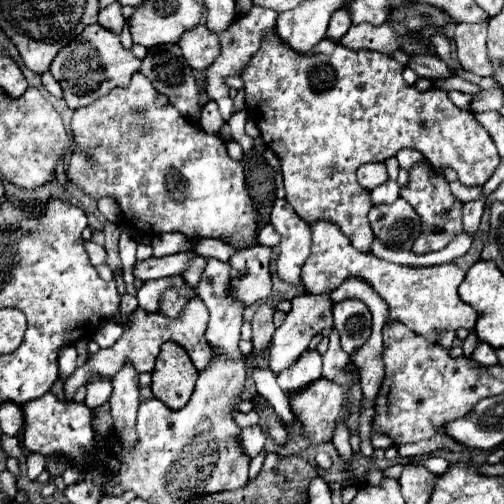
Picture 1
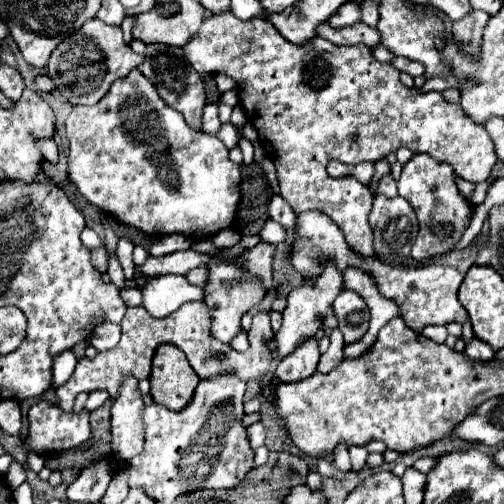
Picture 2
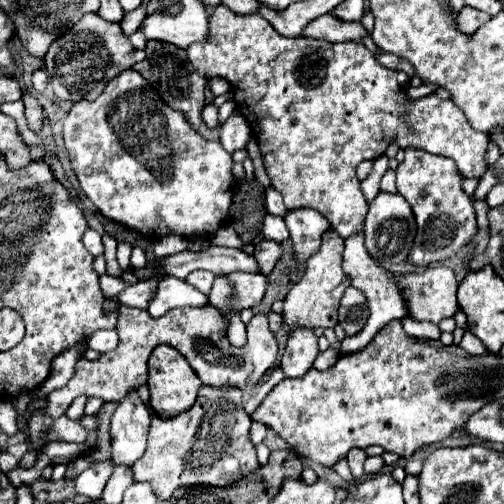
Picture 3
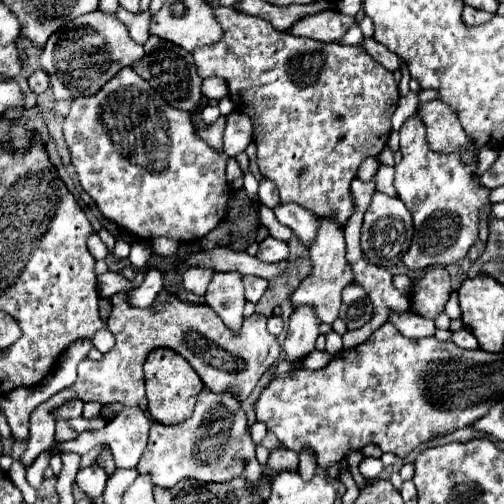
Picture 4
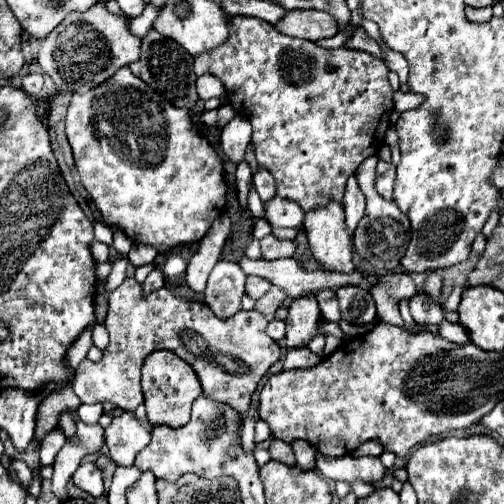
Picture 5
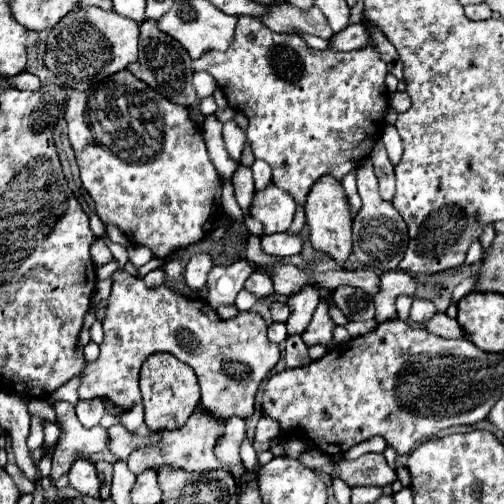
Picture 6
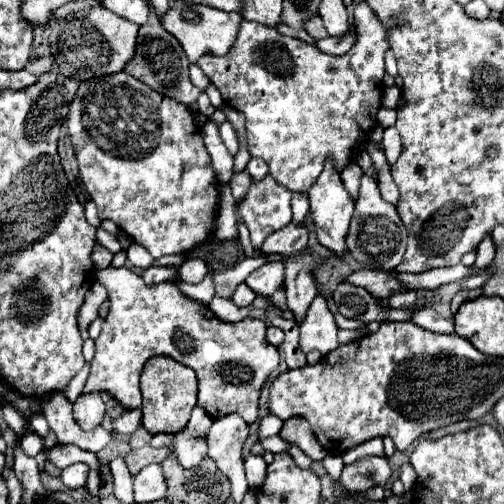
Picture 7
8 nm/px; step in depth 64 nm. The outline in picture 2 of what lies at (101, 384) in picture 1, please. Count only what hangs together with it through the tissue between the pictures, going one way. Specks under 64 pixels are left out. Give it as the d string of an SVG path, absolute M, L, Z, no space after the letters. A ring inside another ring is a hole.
M90 392L90 398L86 402L86 410L88 412L94 412L96 408L100 408L106 402L106 398L108 398L106 392Z

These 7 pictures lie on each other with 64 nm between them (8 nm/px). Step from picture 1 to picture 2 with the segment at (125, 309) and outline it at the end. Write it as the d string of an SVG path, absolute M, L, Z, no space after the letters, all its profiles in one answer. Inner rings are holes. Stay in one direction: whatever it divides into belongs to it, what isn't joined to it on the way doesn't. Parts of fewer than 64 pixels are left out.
M136 286L136 288L122 288L120 296L122 296L126 306L140 306L142 304L142 288L140 286Z

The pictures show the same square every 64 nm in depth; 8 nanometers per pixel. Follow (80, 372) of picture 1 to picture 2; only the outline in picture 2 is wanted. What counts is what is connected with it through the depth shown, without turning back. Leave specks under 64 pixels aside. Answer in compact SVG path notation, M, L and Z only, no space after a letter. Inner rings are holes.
M186 302L184 306L180 306L176 312L172 312L166 318L152 318L146 312L146 308L142 308L142 306L126 308L126 314L124 314L124 320L120 326L122 326L122 338L114 350L100 352L94 360L82 358L76 364L72 378L64 386L56 388L56 406L60 410L70 412L74 398L80 392L90 394L94 390L106 390L110 398L116 398L116 392L120 392L120 380L124 380L124 376L136 376L138 380L148 378L151 373L152 354L160 344L178 346L186 354L190 366L194 368L194 372L198 374L200 380L212 380L212 376L232 372L234 376L240 376L242 380L252 378L252 380L260 382L274 364L274 352L270 348L270 346L274 346L274 332L270 328L268 312L258 312L254 316L252 328L248 332L250 346L242 354L212 336L212 332L210 332L212 314L208 312L204 302Z

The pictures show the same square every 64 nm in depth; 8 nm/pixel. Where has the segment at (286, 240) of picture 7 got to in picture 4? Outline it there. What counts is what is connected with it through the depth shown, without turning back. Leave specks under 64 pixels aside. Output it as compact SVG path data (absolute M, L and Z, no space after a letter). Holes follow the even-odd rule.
M268 236L260 242L260 250L256 256L264 262L280 262L280 260L286 260L288 254L290 254L290 248L286 242Z

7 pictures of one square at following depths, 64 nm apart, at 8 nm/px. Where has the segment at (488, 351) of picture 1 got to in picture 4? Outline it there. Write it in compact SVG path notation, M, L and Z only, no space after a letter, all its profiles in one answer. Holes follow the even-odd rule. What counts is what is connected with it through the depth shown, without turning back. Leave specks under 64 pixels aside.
M462 328L462 330L458 330L458 332L452 332L452 334L450 334L450 340L452 340L454 344L462 346L462 348L478 348L476 338L474 338L474 336L470 334L470 330L466 330L466 328Z

